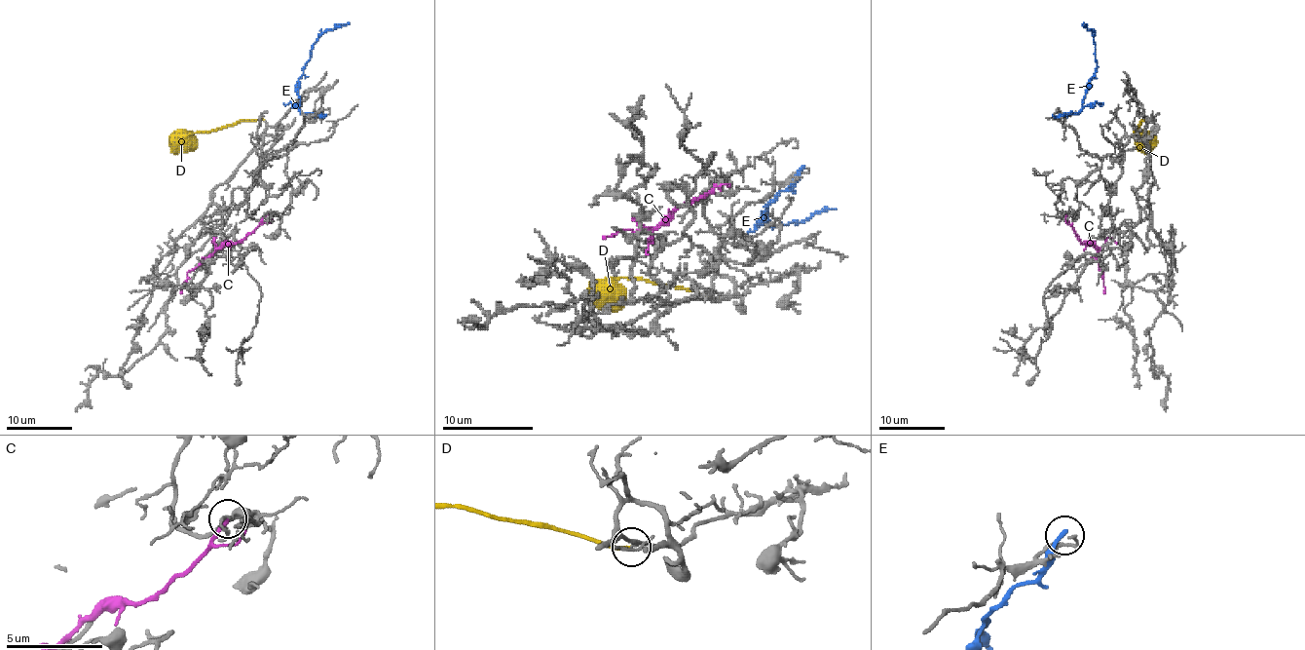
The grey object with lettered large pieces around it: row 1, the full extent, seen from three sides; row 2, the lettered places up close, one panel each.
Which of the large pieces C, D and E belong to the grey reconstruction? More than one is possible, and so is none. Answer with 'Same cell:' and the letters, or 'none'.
Same cell: D

